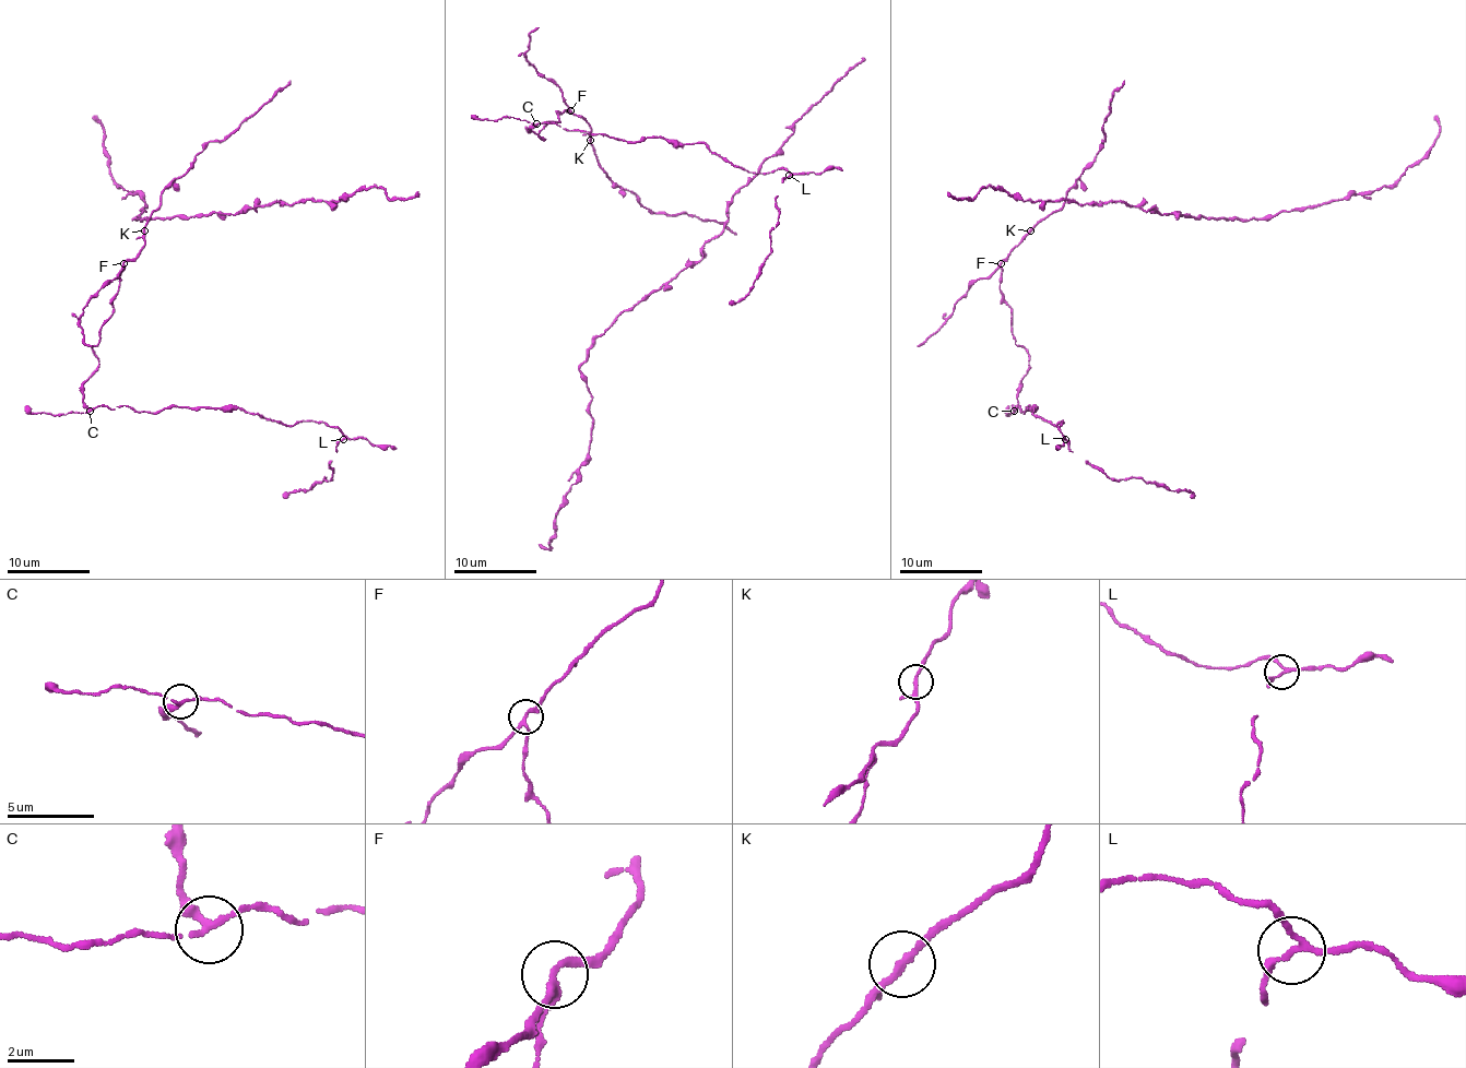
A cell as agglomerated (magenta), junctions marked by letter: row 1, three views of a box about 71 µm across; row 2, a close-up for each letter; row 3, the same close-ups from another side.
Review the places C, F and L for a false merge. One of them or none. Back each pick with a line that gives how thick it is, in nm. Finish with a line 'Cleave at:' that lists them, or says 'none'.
F: 160 nm thick
Cleave at: F

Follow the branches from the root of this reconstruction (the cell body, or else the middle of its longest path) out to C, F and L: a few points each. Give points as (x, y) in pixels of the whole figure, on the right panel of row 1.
C: (1017, 245), (1001, 263), (998, 282), (1012, 309), (1012, 334), (1028, 355), (1028, 374), (1019, 384), (1014, 411)
F: (1017, 245), (1001, 263)
L: (1017, 245), (998, 282), (1028, 355), (1012, 407), (1063, 422), (1065, 438)

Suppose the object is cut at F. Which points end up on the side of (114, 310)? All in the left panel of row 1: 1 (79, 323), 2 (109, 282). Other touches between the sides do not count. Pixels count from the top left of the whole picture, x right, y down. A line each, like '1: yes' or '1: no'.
1: no
2: no

